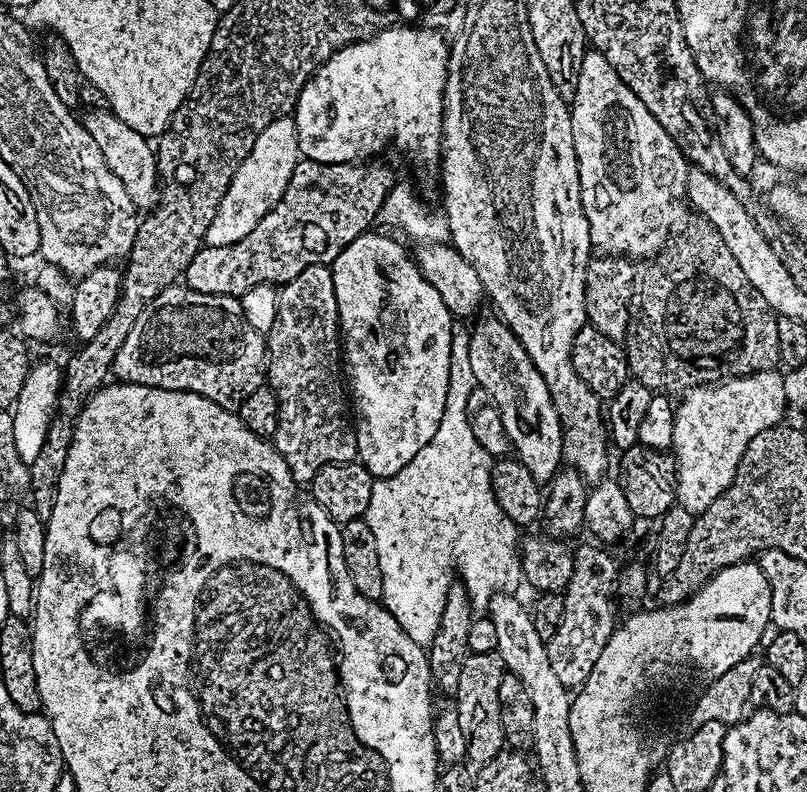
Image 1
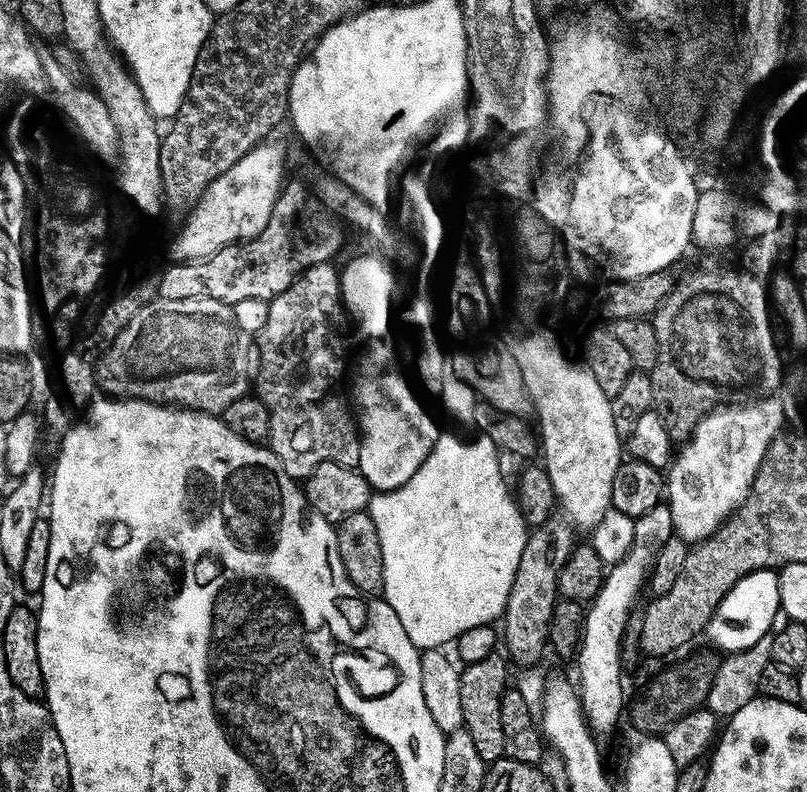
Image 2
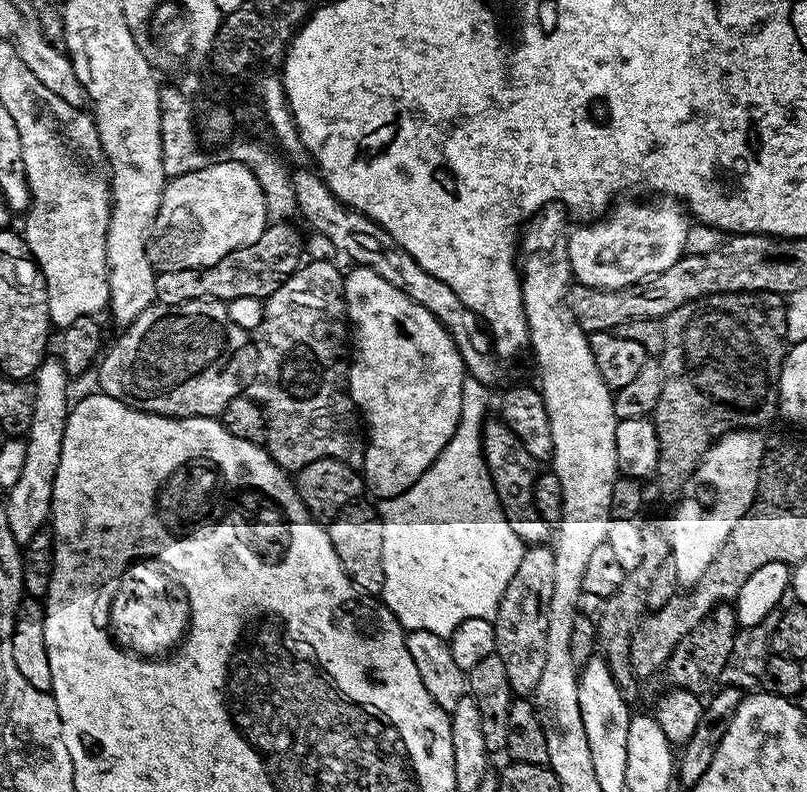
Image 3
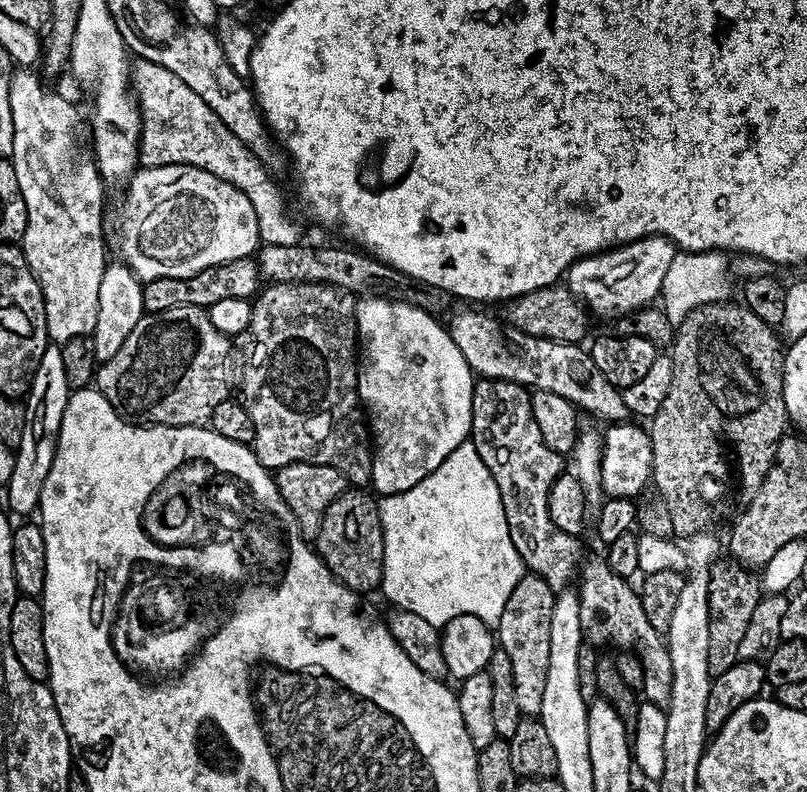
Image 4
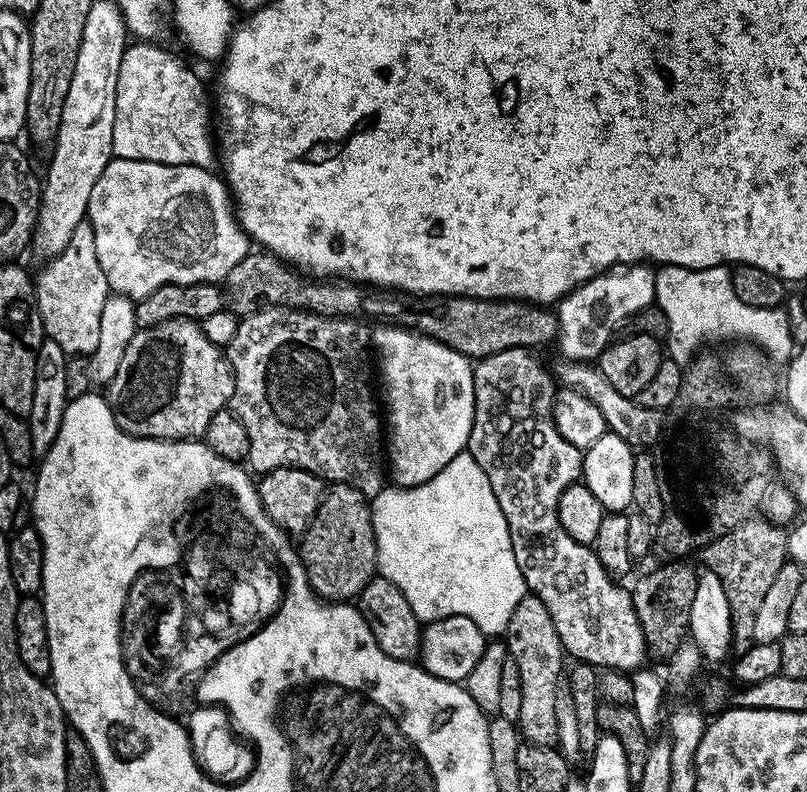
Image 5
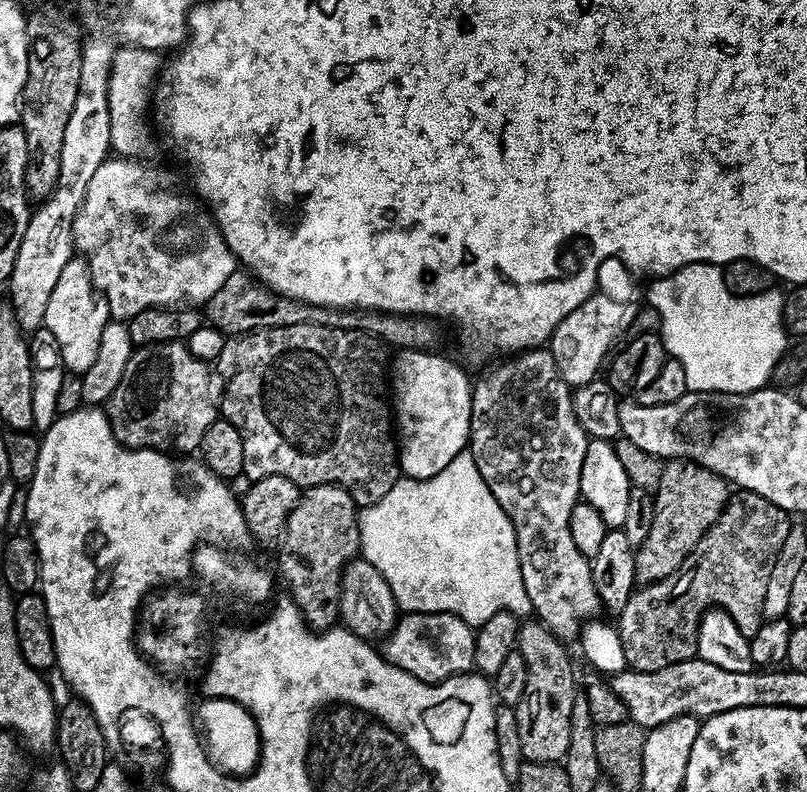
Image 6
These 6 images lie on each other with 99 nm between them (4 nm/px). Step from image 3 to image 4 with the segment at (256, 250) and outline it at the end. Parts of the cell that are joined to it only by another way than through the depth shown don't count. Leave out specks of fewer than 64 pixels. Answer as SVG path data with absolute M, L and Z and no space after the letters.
M252 258L232 260L228 264L210 266L190 278L154 278L144 284L142 302L145 313L170 310L174 306L198 306L207 310L214 302L226 298L252 300L261 291L262 277L257 261Z

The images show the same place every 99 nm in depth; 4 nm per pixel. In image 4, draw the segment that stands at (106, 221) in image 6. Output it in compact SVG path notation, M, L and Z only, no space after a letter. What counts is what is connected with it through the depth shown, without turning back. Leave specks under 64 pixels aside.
M192 165L140 166L128 177L124 190L116 248L120 251L119 259L142 282L154 278L190 278L210 266L251 257L261 243L258 221L246 194L206 170Z

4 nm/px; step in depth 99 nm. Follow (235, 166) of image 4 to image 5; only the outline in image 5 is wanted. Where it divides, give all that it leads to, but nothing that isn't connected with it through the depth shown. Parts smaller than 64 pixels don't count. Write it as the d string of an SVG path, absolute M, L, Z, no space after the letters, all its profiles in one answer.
M137 41L123 52L115 94L114 133L111 138L113 157L119 160L154 161L160 165L198 166L213 171L218 162L218 152L214 150L210 110L202 84L182 59L162 47L154 42Z

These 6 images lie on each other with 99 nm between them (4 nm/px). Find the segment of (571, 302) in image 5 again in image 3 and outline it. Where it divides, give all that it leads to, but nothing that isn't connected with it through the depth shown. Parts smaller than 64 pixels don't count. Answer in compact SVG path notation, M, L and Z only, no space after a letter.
M617 203L605 218L573 227L568 244L575 283L613 292L643 284L677 264L686 250L690 222L682 204L664 203L668 204Z

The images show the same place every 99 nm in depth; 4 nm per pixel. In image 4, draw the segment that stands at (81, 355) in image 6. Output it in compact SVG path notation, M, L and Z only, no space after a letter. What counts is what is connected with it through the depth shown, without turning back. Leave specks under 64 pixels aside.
M32 70L13 71L12 79L8 81L10 86L10 110L12 111L12 121L14 122L14 142L12 143L12 155L10 163L14 174L18 178L18 190L22 190L22 198L26 202L26 230L22 237L22 251L28 268L36 275L36 280L40 283L40 289L44 295L44 305L46 306L46 326L48 327L48 339L57 345L65 344L70 338L79 336L91 336L94 330L94 322L98 322L98 286L102 286L102 274L106 267L104 260L104 191L106 185L100 178L100 171L96 168L95 159L87 151L80 152L76 145L76 108L64 96L59 96L56 92L44 88L45 81L39 75L35 76Z

